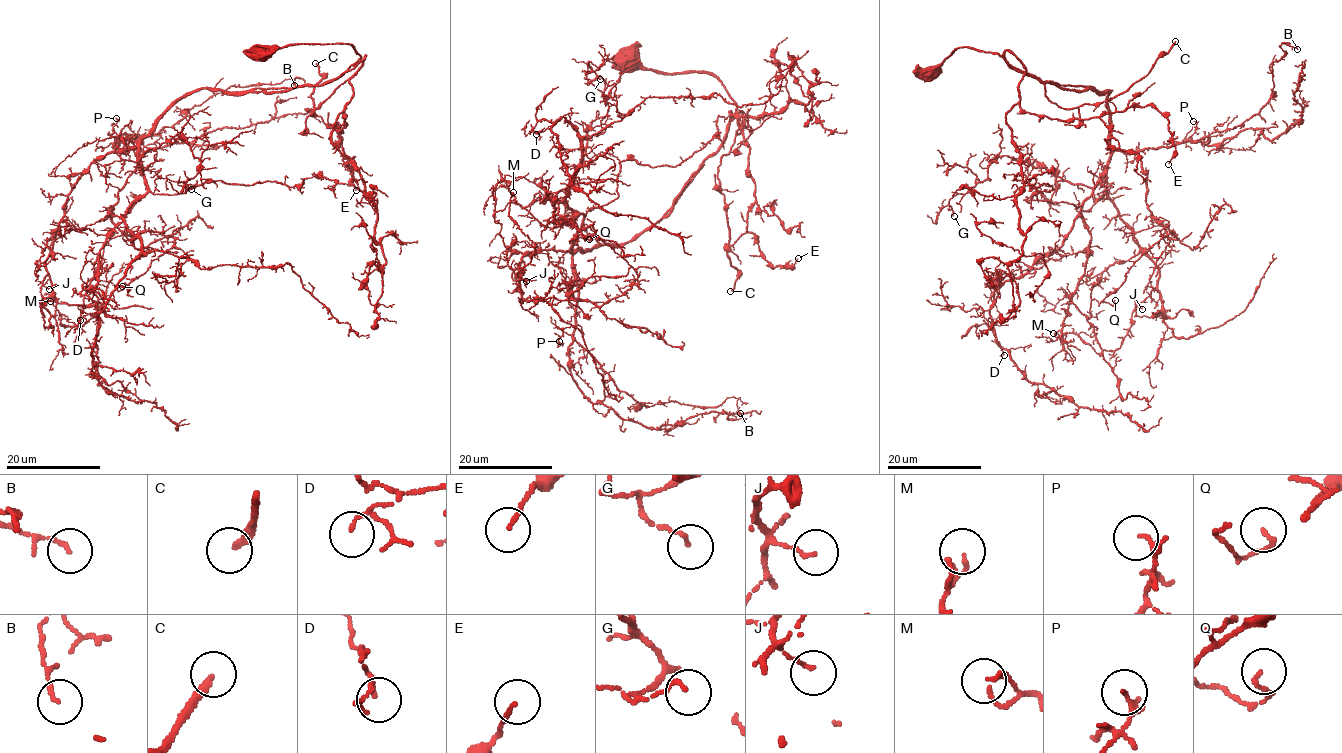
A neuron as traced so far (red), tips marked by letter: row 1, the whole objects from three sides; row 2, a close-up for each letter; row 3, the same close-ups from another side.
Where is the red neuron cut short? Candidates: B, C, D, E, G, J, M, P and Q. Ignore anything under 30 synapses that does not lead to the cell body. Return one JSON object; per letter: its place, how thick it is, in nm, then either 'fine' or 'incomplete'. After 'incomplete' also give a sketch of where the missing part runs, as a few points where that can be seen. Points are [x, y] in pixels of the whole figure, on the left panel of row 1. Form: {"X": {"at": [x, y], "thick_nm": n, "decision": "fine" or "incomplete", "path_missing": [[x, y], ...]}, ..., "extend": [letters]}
{"B": {"at": [294, 85], "thick_nm": 130, "decision": "fine"}, "C": {"at": [315, 63], "thick_nm": 220, "decision": "incomplete", "path_missing": [[315, 63], [310, 51], [294, 46], [272, 29], [271, 20], [259, 16], [254, 28], [238, 34], [239, 54]]}, "D": {"at": [80, 320], "thick_nm": 80, "decision": "fine"}, "E": {"at": [356, 190], "thick_nm": 130, "decision": "fine"}, "G": {"at": [191, 189], "thick_nm": 120, "decision": "fine"}, "J": {"at": [49, 289], "thick_nm": 100, "decision": "fine"}, "M": {"at": [50, 301], "thick_nm": 80, "decision": "fine"}, "P": {"at": [116, 118], "thick_nm": 130, "decision": "fine"}, "Q": {"at": [122, 286], "thick_nm": 140, "decision": "fine"}, "extend": ["C"]}

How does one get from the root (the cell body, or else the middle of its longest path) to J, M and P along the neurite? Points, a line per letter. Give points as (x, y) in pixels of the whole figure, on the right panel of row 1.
J: (932, 74), (956, 49), (970, 46), (1002, 55), (1039, 81), (1109, 91), (1105, 191), (1159, 275), (1142, 309)
M: (932, 74), (970, 46), (1039, 81), (1109, 91), (1105, 191), (1159, 278), (1117, 349), (1053, 333)
P: (932, 74), (956, 49), (970, 46), (1002, 55), (1039, 81), (1109, 91), (1115, 150), (1189, 142), (1193, 121)

